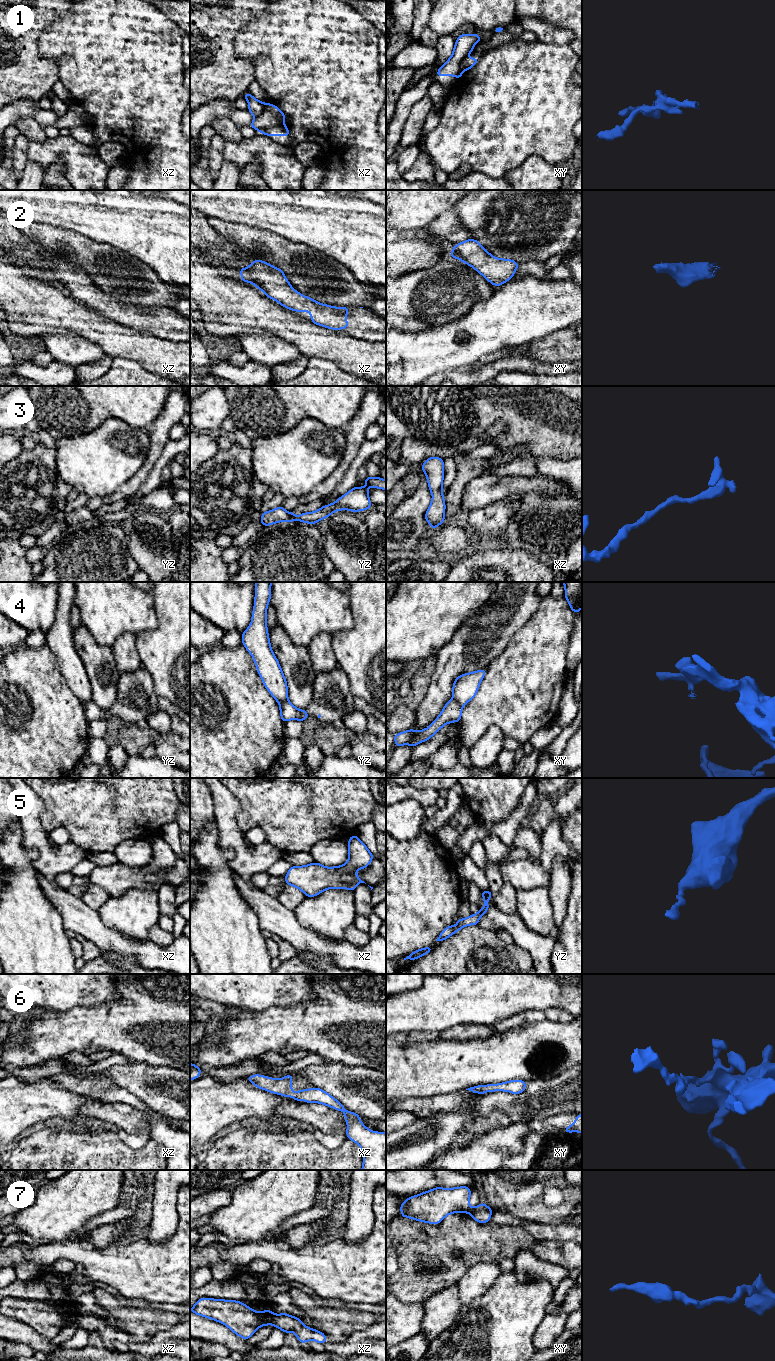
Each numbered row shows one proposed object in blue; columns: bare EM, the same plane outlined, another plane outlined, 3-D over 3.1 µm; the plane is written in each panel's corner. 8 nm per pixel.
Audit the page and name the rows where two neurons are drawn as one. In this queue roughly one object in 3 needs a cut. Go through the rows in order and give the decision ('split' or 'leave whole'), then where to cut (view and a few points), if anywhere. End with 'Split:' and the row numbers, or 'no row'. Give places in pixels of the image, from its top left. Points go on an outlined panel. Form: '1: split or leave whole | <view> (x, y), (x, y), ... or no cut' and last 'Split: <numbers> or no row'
1: split | xz (282, 123), (263, 128), (260, 131)
2: leave whole | no cut
3: leave whole | no cut
4: split | xy (453, 698), (462, 706)
5: leave whole | no cut
6: leave whole | no cut
7: split | xz (275, 1315), (272, 1324)
Split: 1, 4, 7

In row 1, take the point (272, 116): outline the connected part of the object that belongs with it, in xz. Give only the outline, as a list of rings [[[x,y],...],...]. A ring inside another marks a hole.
[[[266,103],[265,111],[251,122],[250,127],[261,132],[263,129],[284,124],[285,119],[286,116],[277,106]]]

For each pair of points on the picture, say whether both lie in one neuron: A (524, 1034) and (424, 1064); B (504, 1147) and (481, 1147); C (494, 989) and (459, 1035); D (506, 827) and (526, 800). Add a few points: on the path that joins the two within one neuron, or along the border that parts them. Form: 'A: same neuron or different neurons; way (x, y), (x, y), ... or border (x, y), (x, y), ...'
A: same neuron; way (499, 1058), (492, 1061), (449, 1064)
B: same neuron; way (498, 1147), (487, 1147)
C: different neurons; border (492, 1024), (454, 1024), (445, 1030)
D: same neuron; way (513, 820), (525, 807)

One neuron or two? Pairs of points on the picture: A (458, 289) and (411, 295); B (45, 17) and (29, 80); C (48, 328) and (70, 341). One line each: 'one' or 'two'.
A: one
B: one
C: two

